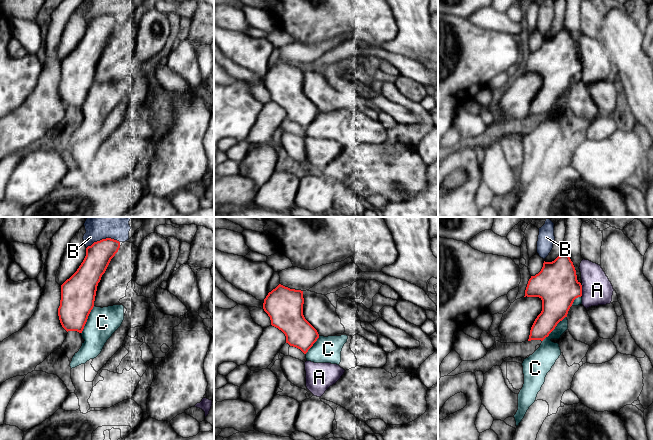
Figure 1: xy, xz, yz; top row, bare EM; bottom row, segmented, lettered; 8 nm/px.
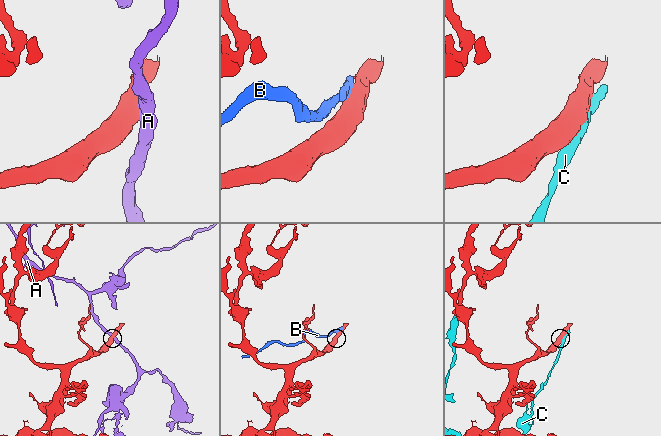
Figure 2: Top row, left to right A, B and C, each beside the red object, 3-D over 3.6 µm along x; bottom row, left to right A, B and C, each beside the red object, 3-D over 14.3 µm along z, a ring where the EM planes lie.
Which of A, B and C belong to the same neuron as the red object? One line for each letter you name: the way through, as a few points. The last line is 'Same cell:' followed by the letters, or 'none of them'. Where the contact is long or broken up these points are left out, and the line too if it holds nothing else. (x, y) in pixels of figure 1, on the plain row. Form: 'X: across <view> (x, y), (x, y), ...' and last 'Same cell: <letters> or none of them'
Same cell: none of them

